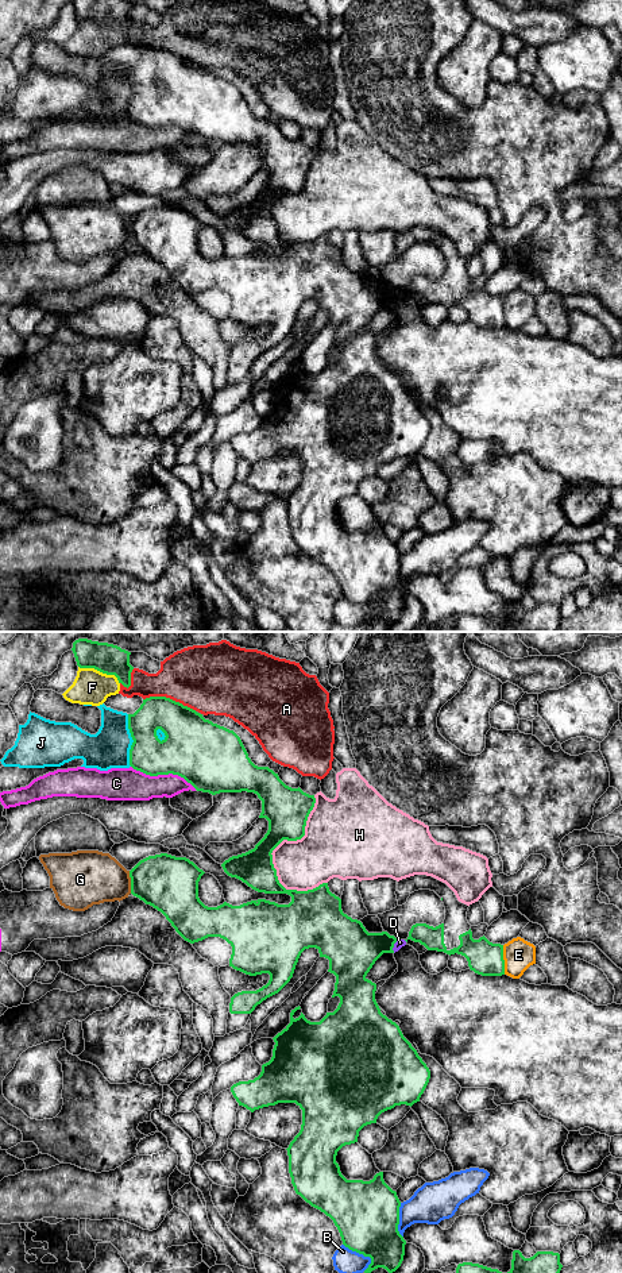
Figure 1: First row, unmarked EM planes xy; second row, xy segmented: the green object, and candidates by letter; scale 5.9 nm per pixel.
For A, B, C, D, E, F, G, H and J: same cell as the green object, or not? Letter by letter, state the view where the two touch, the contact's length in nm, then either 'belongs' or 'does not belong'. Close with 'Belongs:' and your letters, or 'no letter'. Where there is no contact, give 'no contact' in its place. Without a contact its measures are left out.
A: meets green in xy; contact 340 nm long; does not belong
B: meets green in xy; contact 220 nm long; does not belong
C: meets green in xy; contact 420 nm long; does not belong
D: meets green in xy; contact 90 nm long; does not belong
E: meets green in xy; contact 180 nm long; does not belong
F: meets green in xy; contact 260 nm long; does not belong
G: meets green in xy; contact 140 nm long; does not belong
H: meets green in xy; contact 600 nm long; does not belong
J: meets green in xy; contact 320 nm long; does not belong
Belongs: no letter

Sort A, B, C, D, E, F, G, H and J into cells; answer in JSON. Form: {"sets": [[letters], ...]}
{"sets": [["A", "F"], ["B"], ["C"], ["D"], ["E"], ["G"], ["H"], ["J"]]}

